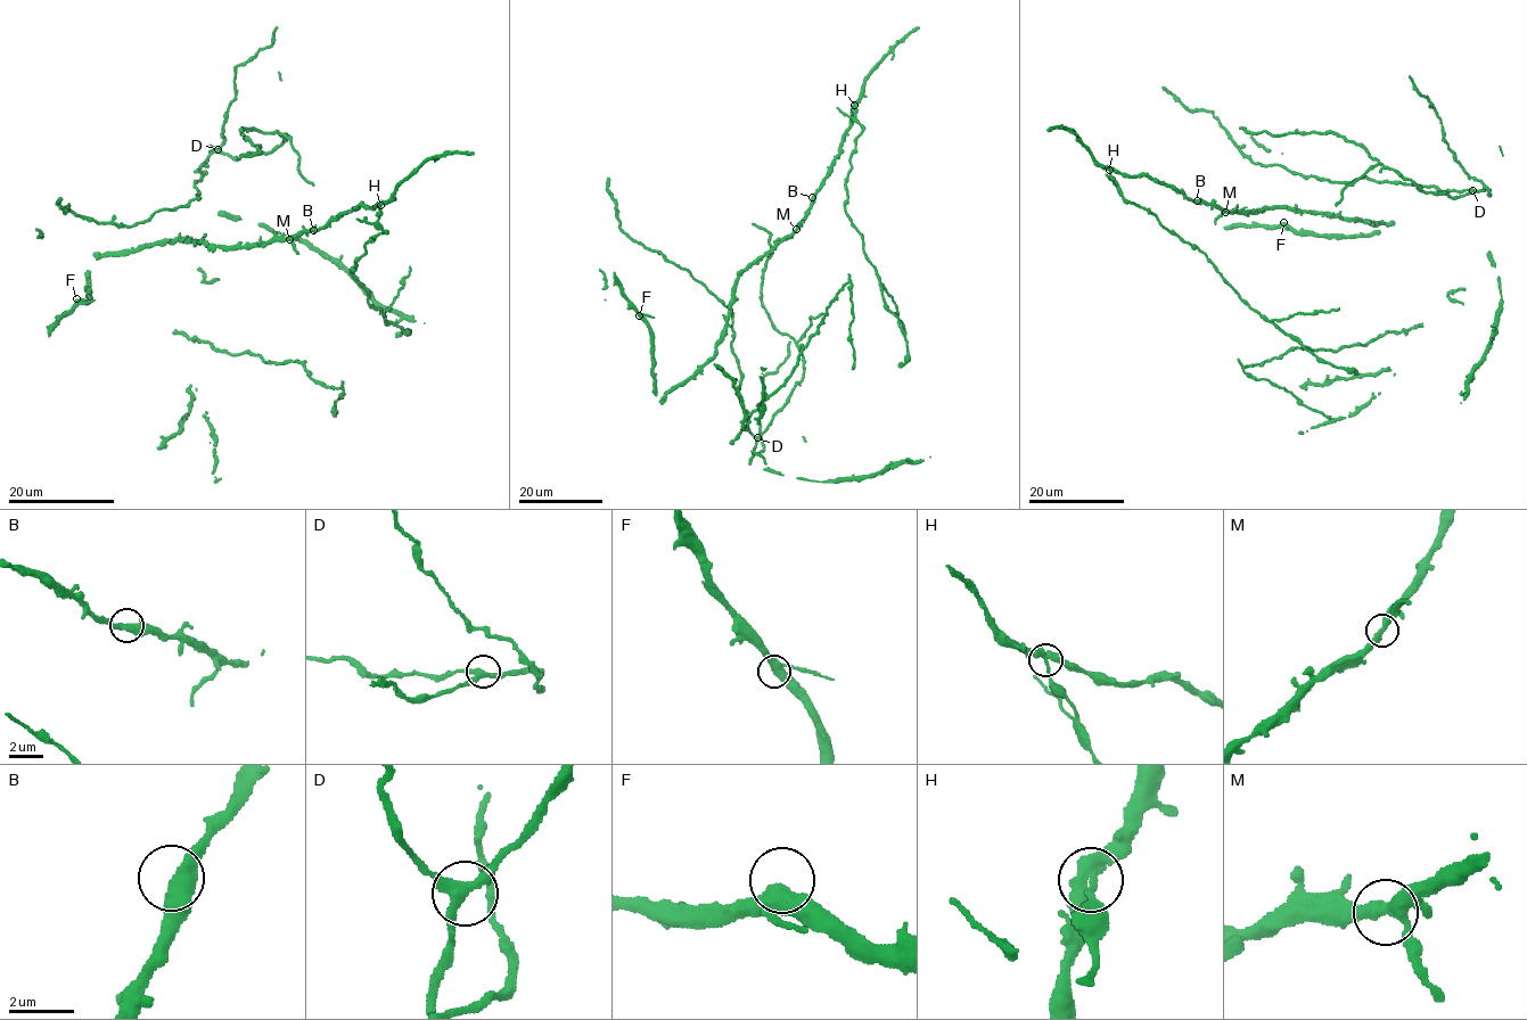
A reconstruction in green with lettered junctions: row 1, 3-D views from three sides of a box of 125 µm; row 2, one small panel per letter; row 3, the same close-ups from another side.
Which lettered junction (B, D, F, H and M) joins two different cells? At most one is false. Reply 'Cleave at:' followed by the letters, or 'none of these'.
Cleave at: H

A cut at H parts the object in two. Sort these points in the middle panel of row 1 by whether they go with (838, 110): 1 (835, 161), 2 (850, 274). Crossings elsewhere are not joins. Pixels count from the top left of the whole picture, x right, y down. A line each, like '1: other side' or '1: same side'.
1: other side
2: other side

